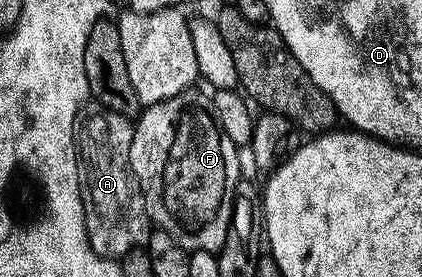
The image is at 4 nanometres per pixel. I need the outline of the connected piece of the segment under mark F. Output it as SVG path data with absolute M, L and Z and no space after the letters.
M190 89L171 97L167 101L148 104L136 116L129 154L129 167L141 187L141 198L149 222L156 230L165 231L183 249L212 251L217 253L228 239L229 228L233 226L233 205L236 183L242 178L241 159L237 156L238 144L227 137L217 121L213 100L208 94Z

